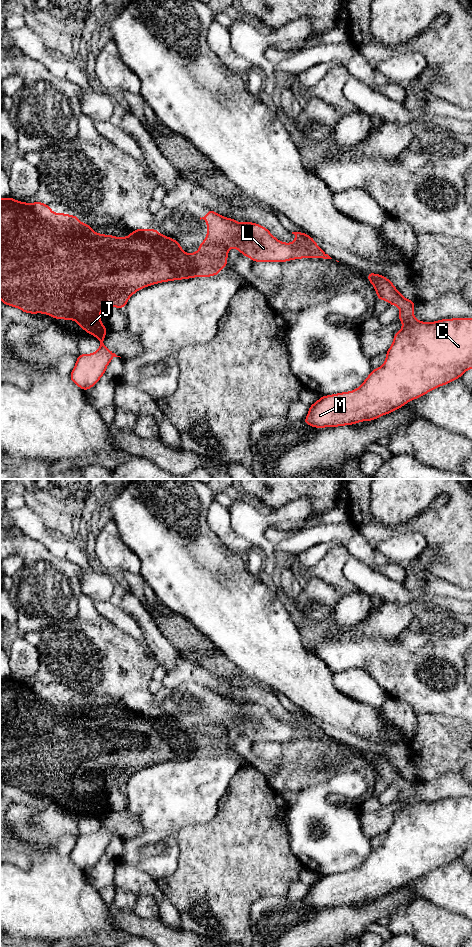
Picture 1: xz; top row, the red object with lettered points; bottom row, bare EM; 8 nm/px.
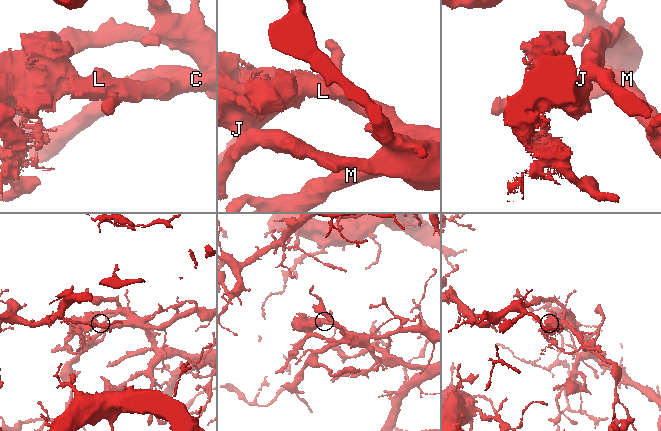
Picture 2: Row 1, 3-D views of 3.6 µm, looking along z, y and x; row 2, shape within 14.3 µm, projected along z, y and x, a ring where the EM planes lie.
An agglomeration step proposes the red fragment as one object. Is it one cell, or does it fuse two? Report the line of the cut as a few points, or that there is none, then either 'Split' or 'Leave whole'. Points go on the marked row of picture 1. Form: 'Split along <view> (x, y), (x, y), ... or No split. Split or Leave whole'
Split along xz (200, 243), (213, 243), (218, 248), (223, 248), (227, 251). Split

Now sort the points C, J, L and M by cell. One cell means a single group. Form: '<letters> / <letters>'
C L M / J

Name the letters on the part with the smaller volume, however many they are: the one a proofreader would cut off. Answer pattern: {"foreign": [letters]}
{"foreign": ["C", "L", "M"]}

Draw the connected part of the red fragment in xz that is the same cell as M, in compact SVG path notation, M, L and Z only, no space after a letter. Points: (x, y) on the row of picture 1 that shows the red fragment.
M366 273L368 281L376 290L377 301L386 300L389 305L400 308L398 320L403 323L403 327L394 334L384 364L372 369L360 387L349 392L321 396L309 406L308 415L302 422L314 428L339 427L375 420L462 377L472 368L472 318L421 322L413 315L416 301L404 298L387 277Z

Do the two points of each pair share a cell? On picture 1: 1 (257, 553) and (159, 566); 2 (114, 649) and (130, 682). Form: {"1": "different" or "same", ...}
{"1": "different", "2": "same"}

